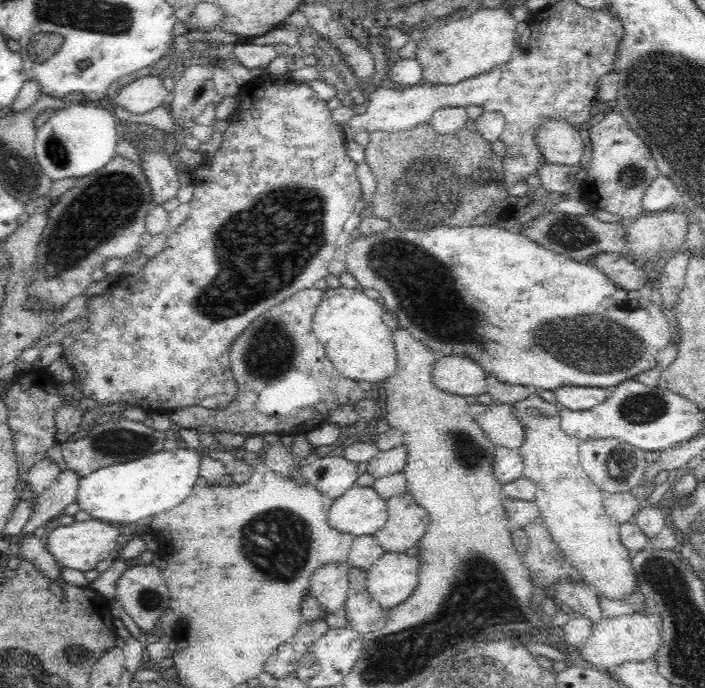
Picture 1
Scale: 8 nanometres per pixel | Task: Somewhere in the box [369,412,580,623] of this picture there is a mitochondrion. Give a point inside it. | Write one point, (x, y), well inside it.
(469, 456)

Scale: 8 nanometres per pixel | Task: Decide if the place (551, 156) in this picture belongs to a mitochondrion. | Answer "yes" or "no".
no

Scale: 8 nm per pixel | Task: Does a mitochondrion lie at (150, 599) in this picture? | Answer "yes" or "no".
yes

